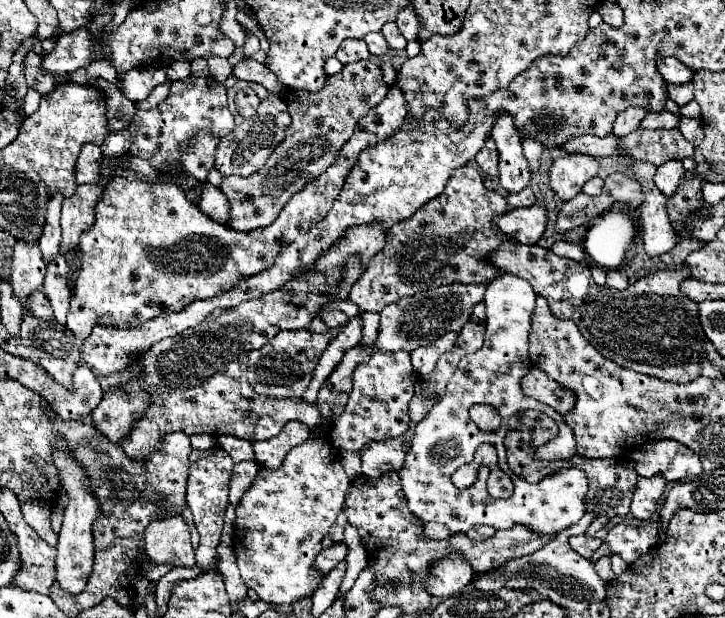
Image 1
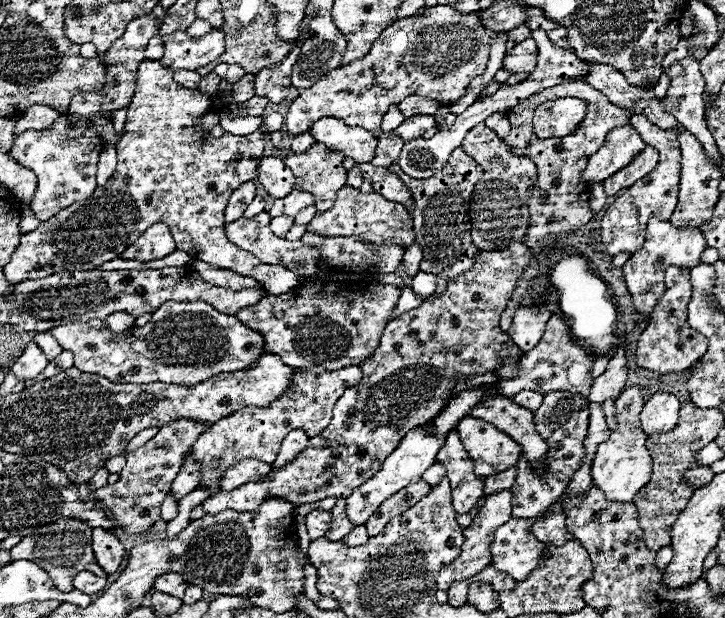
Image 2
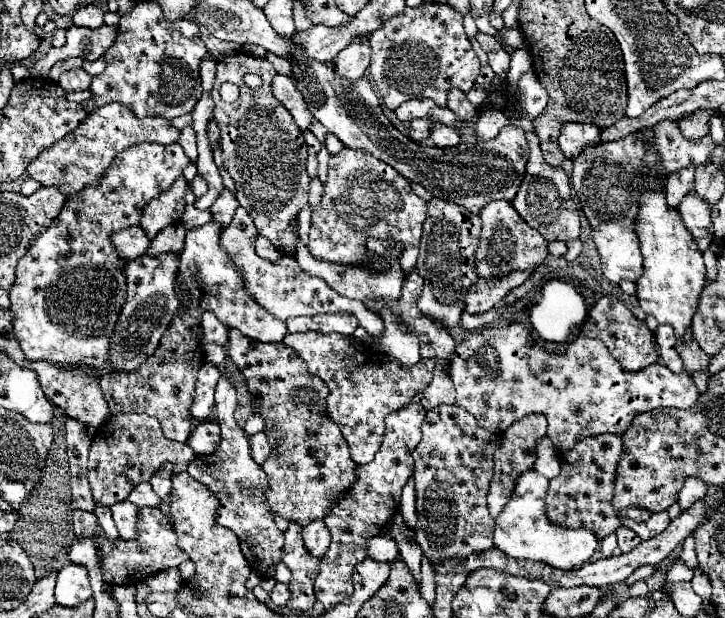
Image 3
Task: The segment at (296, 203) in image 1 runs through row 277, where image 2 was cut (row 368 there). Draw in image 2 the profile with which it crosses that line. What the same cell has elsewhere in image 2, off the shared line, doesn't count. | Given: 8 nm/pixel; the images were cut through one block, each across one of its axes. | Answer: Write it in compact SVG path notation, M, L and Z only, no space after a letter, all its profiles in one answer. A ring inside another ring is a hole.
M206 302L164 304L146 326L112 332L102 320L70 322L50 328L64 350L74 354L80 372L100 374L120 384L200 384L222 372L250 368L264 354L264 336L244 326L236 316L220 314Z

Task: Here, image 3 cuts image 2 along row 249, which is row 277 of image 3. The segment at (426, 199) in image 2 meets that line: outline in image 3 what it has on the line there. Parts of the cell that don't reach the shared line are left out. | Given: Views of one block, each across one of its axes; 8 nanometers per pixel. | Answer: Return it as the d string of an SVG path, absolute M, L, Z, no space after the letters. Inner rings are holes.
M440 198L428 200L428 212L422 232L420 256L416 270L424 278L424 290L418 298L422 314L438 320L444 328L456 328L464 310L466 290L478 280L474 270L474 252L480 240L480 216L470 214L458 204L450 204Z

